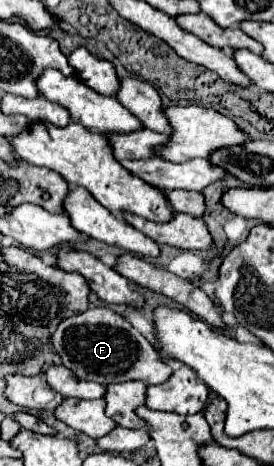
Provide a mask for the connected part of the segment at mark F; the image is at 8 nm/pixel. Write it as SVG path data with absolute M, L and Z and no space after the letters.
M108 307L88 309L80 315L64 319L50 341L62 357L64 367L84 381L108 385L140 379L146 385L160 385L172 375L172 367L160 359L160 353L146 341L146 337Z

